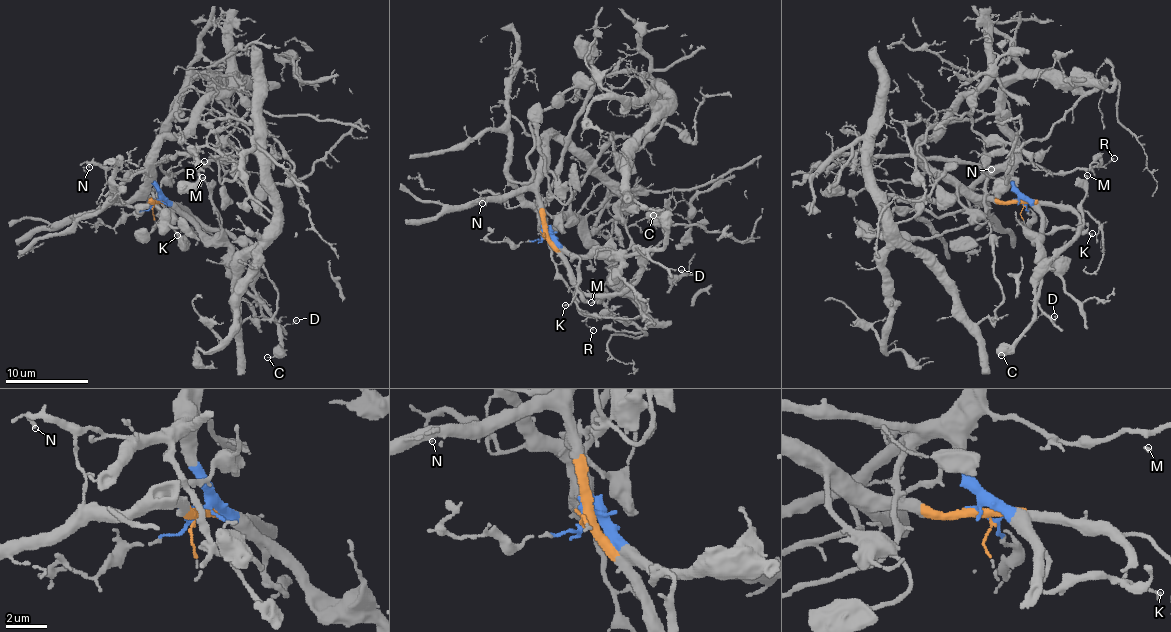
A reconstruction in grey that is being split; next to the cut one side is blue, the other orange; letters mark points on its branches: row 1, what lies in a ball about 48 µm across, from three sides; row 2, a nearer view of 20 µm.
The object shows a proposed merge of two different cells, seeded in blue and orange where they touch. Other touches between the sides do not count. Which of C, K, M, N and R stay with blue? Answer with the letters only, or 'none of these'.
C, K, N, R

